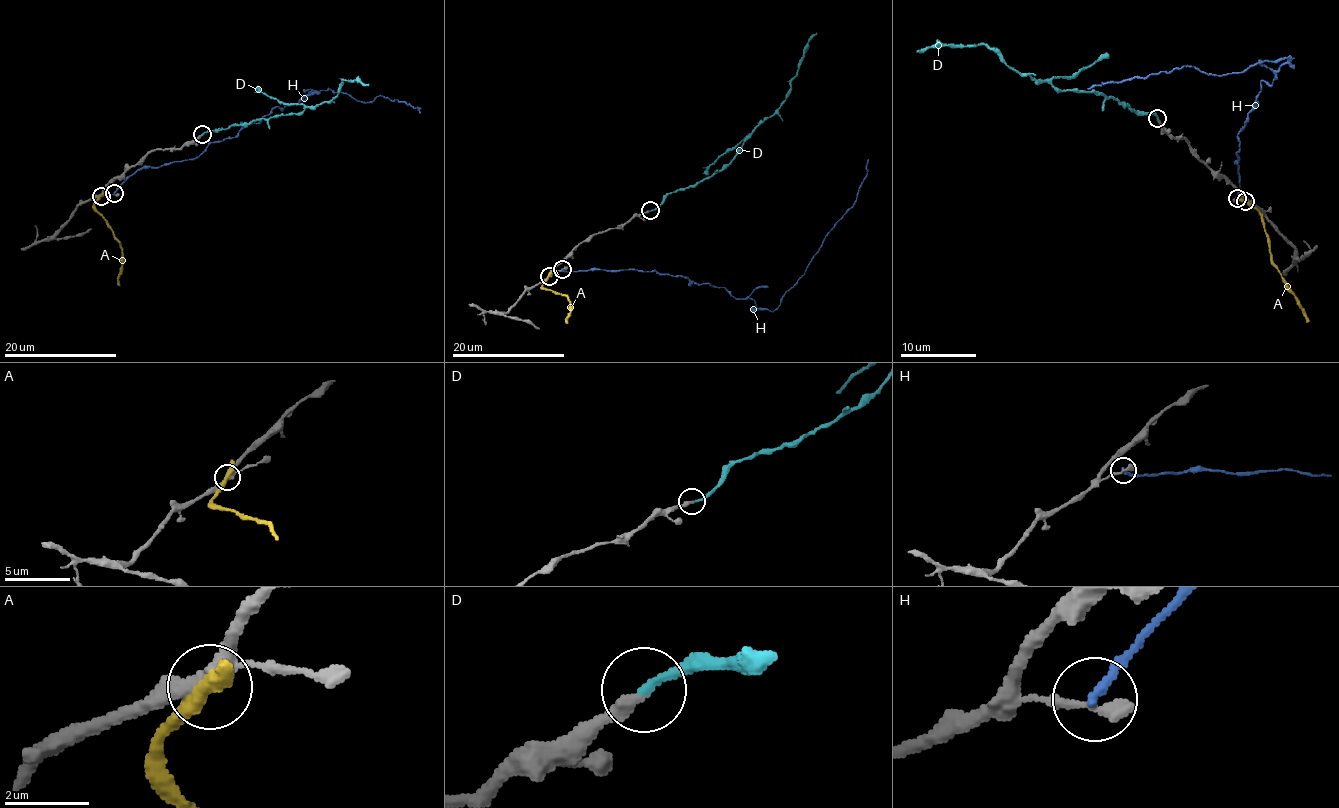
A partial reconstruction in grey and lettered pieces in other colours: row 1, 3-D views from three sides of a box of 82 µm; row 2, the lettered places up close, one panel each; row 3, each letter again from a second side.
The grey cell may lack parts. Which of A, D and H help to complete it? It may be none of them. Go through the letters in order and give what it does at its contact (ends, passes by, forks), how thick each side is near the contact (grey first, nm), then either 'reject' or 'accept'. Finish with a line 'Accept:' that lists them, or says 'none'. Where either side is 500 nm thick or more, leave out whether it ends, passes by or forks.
A: it passes by; 280 nm thick on the grey side, 360 nm on the other; reject
D: it ends there; 260 nm thick on the grey side, 200 nm on the other; accept
H: it ends there; 360 nm thick on the grey side, 240 nm on the other; reject
Accept: D

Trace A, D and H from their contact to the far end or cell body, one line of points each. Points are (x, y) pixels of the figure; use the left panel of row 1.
A: (100, 196), (95, 210), (106, 222), (120, 246), (120, 285)
D: (202, 134), (248, 125), (252, 120), (300, 113), (306, 108), (329, 102), (338, 94), (344, 80), (369, 85)
H: (114, 194), (138, 170), (194, 158), (311, 91), (362, 102), (380, 95), (419, 113)

